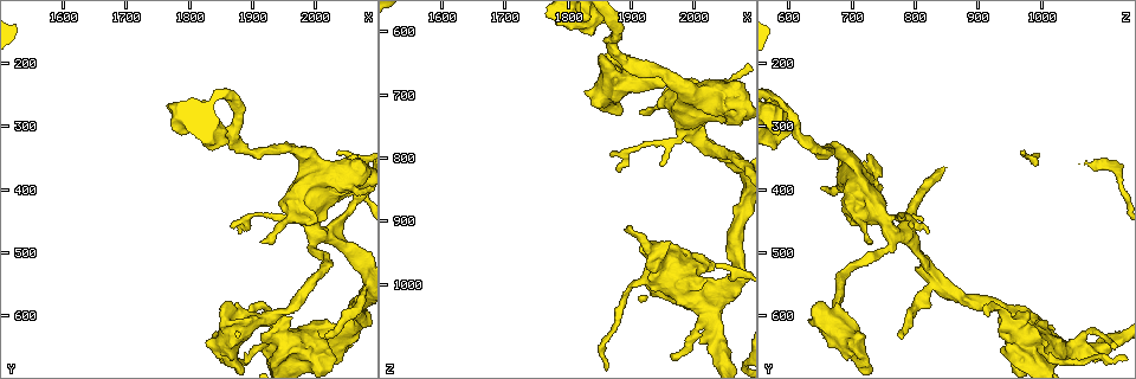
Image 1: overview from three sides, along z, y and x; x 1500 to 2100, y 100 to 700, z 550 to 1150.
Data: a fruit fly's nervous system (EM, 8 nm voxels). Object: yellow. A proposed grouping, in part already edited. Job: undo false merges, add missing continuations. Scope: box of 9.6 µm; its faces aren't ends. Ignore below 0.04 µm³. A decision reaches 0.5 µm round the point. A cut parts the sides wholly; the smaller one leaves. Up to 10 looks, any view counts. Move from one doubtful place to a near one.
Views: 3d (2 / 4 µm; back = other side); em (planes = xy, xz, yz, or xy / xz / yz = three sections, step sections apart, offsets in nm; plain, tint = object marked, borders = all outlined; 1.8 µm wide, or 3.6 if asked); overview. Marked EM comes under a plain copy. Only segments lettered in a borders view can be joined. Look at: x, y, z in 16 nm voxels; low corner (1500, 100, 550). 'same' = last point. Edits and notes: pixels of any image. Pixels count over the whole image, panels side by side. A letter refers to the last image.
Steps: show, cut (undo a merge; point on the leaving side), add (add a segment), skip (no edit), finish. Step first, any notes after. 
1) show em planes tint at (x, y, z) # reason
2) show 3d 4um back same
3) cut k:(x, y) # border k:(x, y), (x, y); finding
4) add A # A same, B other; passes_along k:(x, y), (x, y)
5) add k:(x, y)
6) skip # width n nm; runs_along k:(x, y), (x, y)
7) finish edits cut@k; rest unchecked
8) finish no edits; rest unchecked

show em 3.6um xz step 16 tint at (1955, 655, 985)

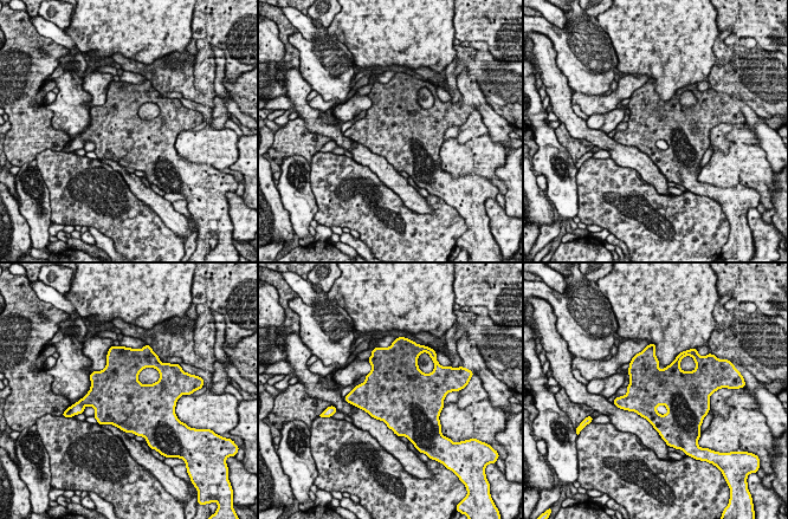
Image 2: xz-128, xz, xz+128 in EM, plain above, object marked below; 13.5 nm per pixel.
show em 3.6um planes borders same # cut it another way

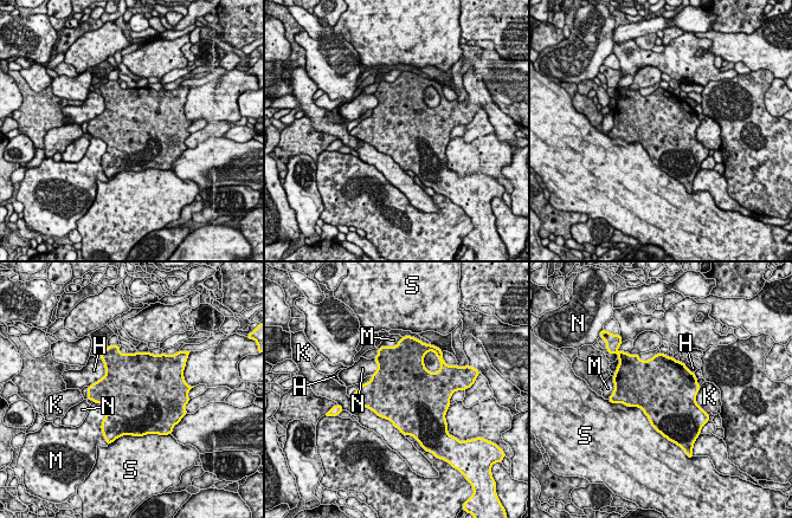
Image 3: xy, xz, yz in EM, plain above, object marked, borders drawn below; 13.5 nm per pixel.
skip # width 850 nm; H other, K other, M other, N other, S other; border 3:(622, 402), (637, 406), (662, 434); one cell here

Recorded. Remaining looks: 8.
show 3d 2um back at (2000, 470, 765) # a fork

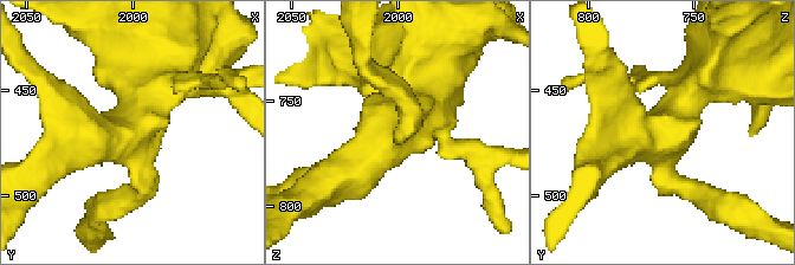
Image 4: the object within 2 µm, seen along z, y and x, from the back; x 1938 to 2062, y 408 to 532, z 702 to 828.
show em planes tint at (2002, 471, 765) # arms 4

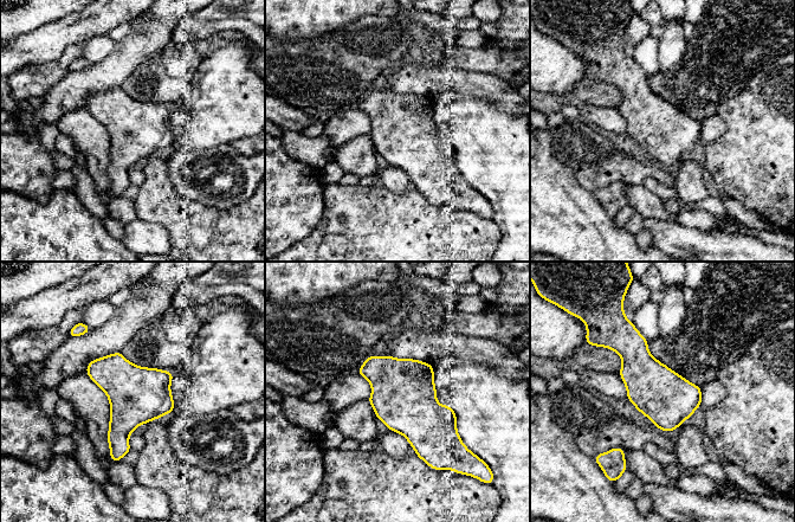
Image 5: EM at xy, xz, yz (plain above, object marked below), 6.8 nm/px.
show em planes borders same # see the neighbours

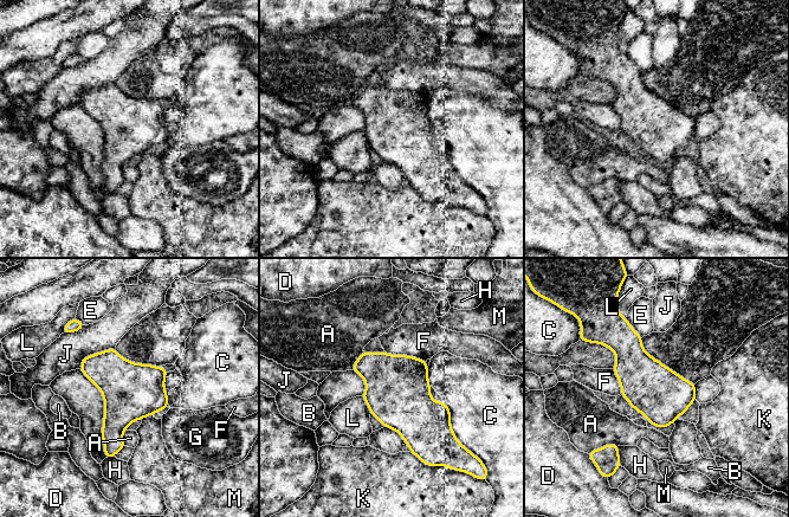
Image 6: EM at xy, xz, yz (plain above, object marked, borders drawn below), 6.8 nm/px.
skip # A other, B other, C other, D other, E other, F other, G other, H other, J other, K other, L other, M other; border 6:(361, 395), (370, 413); continuous, no second cell

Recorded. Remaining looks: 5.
show 3d 2um at (2020, 635, 775) # free end

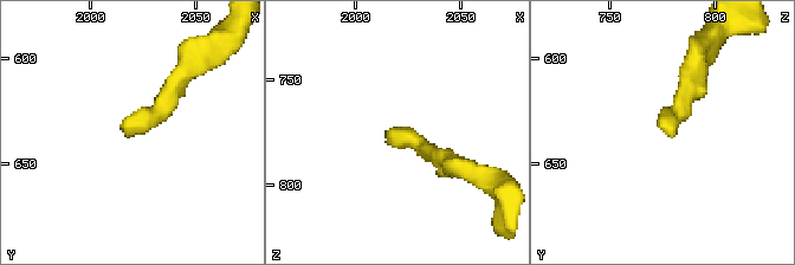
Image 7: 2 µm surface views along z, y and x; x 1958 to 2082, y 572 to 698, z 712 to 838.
show em planes borders at (2018, 635, 780)

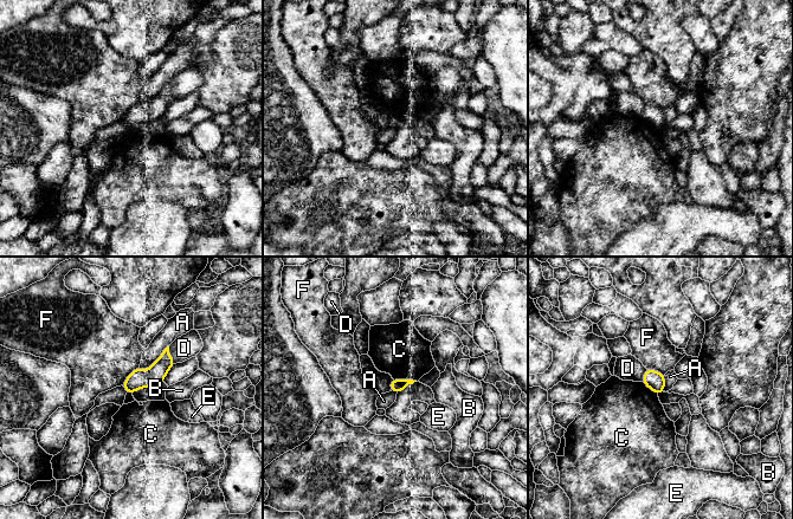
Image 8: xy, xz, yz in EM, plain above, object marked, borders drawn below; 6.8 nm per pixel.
skip # A other, B other, C other, D other, E other, F other; none of them fits

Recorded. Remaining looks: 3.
show em 3.6um xz step 16 tint at (2005, 385, 705) # two arms at a narrow angle

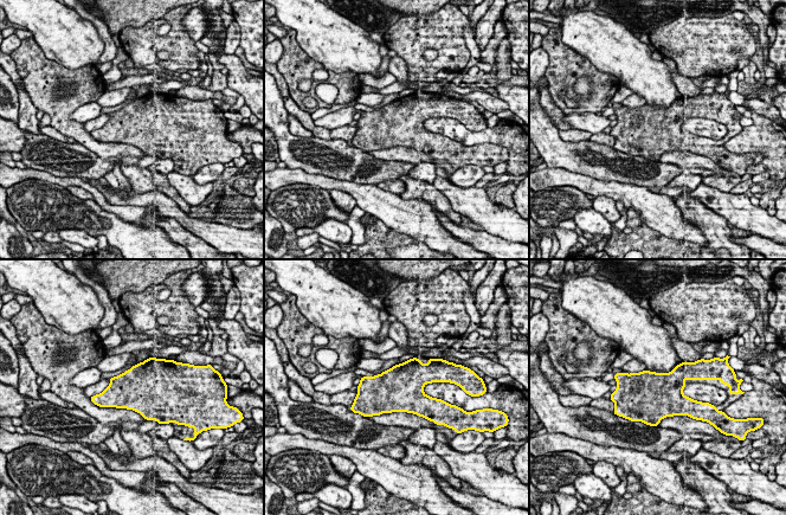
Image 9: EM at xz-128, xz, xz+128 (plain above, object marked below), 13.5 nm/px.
show em 3.6um planes tint same # another direction

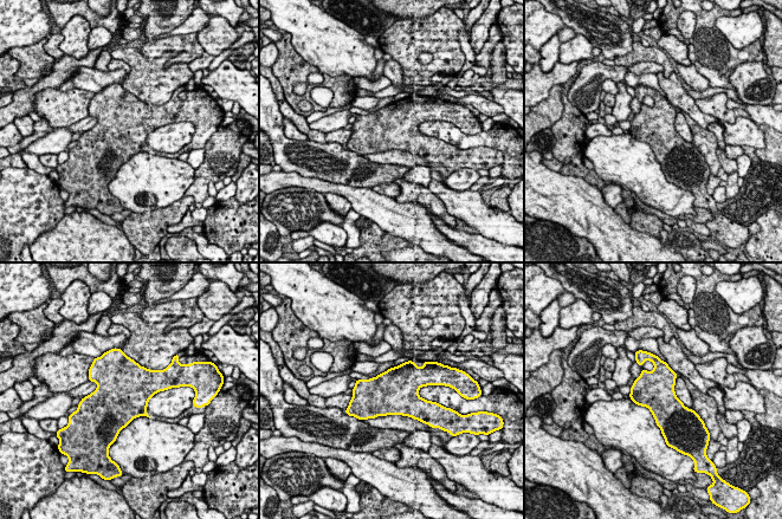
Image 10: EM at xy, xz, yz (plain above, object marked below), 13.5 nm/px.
show em 3.6um planes borders same

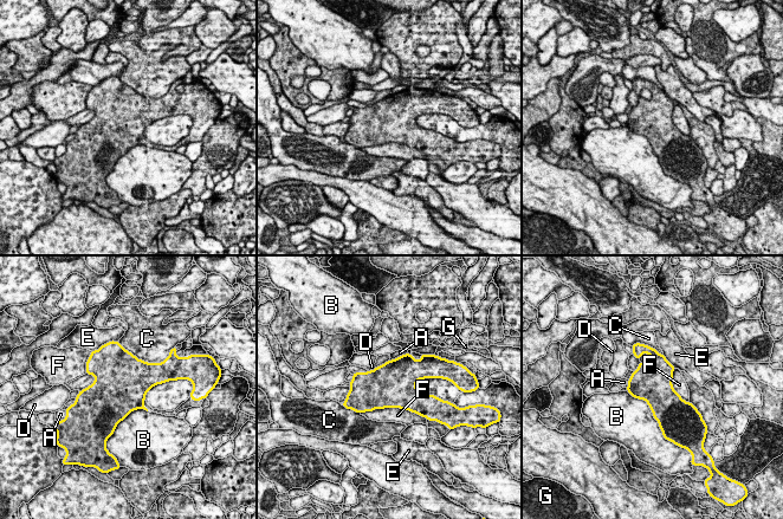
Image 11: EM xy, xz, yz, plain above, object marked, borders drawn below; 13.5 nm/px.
skip # width 550 nm; A other, B other, C other, D other, E other, F other, G other; continuous, no second cell

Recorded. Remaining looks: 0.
finish no edits; rest unchecked

